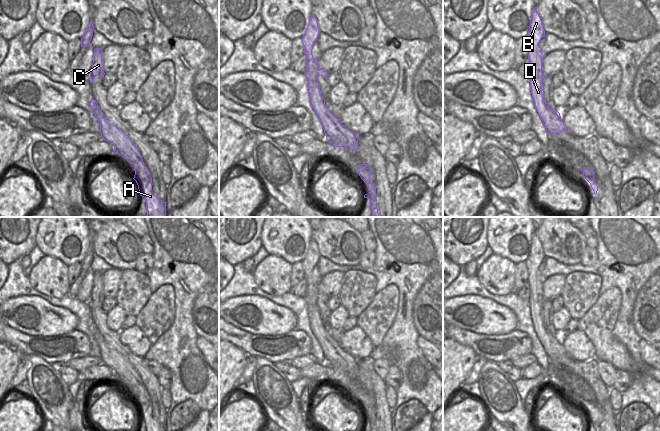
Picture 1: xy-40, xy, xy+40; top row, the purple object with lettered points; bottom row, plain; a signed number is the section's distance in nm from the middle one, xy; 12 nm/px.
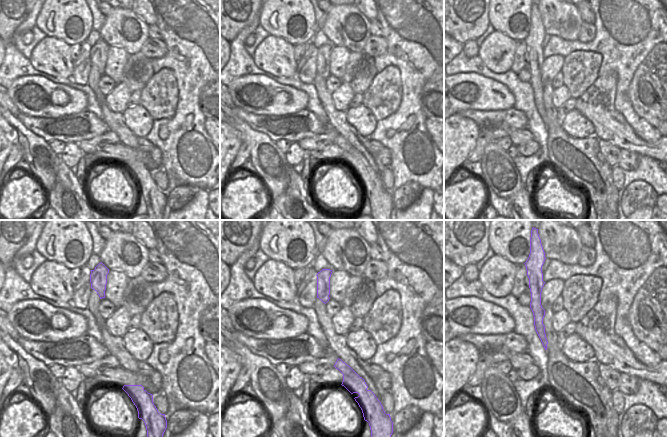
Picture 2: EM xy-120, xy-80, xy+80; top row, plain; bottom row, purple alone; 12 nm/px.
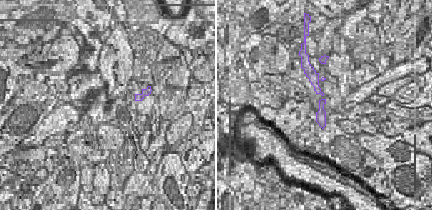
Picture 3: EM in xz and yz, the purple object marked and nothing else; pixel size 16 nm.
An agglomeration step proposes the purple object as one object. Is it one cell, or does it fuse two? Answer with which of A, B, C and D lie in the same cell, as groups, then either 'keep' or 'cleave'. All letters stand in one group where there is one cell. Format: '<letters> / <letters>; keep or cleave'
A B D / C; cleave

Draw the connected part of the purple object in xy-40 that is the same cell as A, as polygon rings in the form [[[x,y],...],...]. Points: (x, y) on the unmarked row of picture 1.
[[[94,323],[90,325],[90,331],[93,334],[98,347],[102,363],[109,366],[114,371],[114,376],[121,379],[130,388],[134,389],[134,404],[138,409],[140,420],[145,422],[146,431],[166,431],[166,426],[162,426],[152,415],[152,401],[150,395],[143,389],[142,380],[131,365],[128,359],[119,354],[111,347],[101,335]]]

